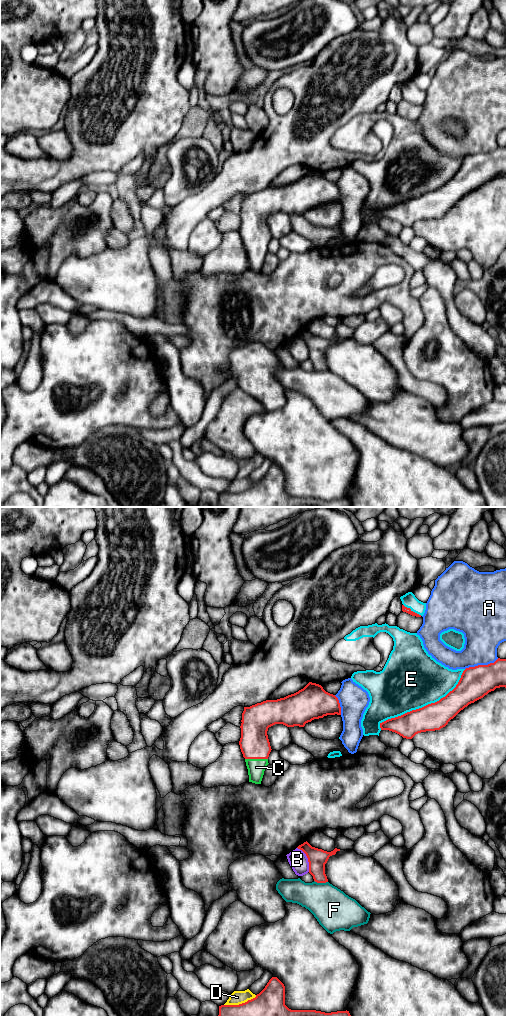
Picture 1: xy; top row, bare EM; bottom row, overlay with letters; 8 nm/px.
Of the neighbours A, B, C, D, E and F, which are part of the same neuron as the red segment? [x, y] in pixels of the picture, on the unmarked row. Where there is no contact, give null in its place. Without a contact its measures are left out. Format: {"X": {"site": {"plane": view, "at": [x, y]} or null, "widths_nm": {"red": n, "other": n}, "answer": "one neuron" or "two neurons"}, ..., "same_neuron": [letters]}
{"A": {"site": {"plane": "xy", "at": [481, 153]}, "widths_nm": {"red": 260, "other": 300}, "answer": "two neurons"}, "B": {"site": {"plane": "xy", "at": [308, 347]}, "widths_nm": {"red": 160, "other": 150}, "answer": "two neurons"}, "C": {"site": {"plane": "xy", "at": [256, 246]}, "widths_nm": {"red": 240, "other": 140}, "answer": "one neuron"}, "D": {"site": {"plane": "xy", "at": [240, 492]}, "widths_nm": {"red": 380, "other": 110}, "answer": "two neurons"}, "E": {"site": {"plane": "xy", "at": [424, 194]}, "widths_nm": {"red": 220, "other": 480}, "answer": "two neurons"}, "F": {"site": {"plane": "xy", "at": [321, 370]}, "widths_nm": {"red": 160, "other": 320}, "answer": "two neurons"}, "same_neuron": ["C"]}

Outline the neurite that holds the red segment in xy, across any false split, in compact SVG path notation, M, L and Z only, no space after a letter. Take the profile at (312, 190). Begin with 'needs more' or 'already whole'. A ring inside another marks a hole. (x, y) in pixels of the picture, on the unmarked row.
needs more; M309 170L303 177L277 188L266 188L250 195L244 195L241 208L240 237L245 246L248 257L249 270L261 272L271 234L268 227L268 216L275 212L283 212L287 215L304 215L306 211L327 203L341 203L341 195L338 186L326 180L319 172Z

